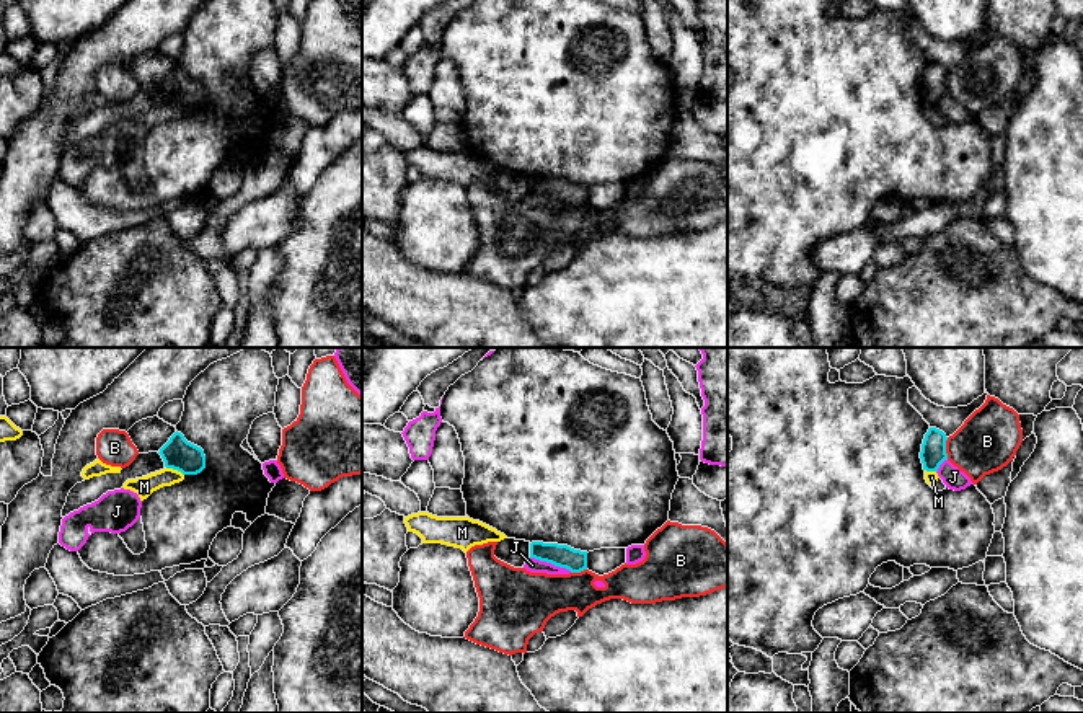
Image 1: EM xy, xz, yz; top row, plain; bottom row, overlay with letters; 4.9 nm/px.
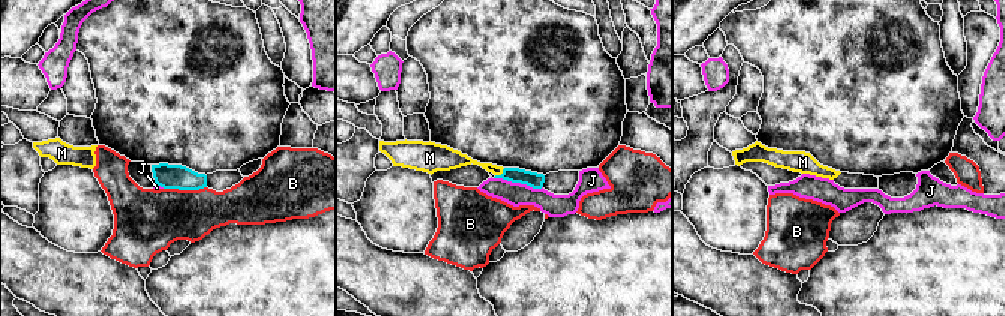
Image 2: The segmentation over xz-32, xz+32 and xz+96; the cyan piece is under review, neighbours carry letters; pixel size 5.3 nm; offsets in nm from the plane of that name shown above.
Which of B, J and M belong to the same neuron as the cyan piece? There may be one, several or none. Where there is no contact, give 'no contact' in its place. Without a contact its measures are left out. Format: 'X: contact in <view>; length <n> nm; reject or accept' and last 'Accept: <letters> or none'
B: contact in yz; length 110 nm; reject
J: contact in xz; length 220 nm; reject
M: contact in xy; length 100 nm; reject
Accept: none

